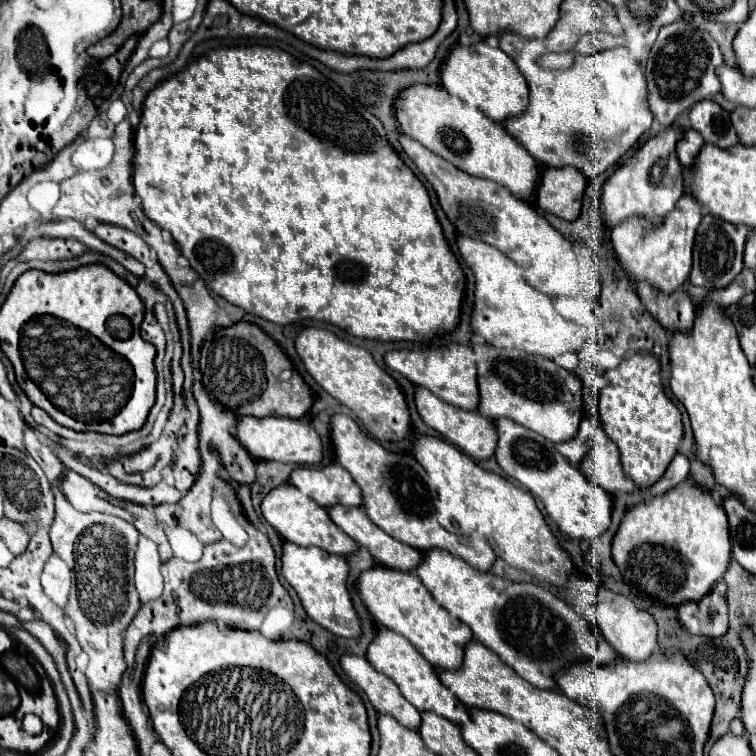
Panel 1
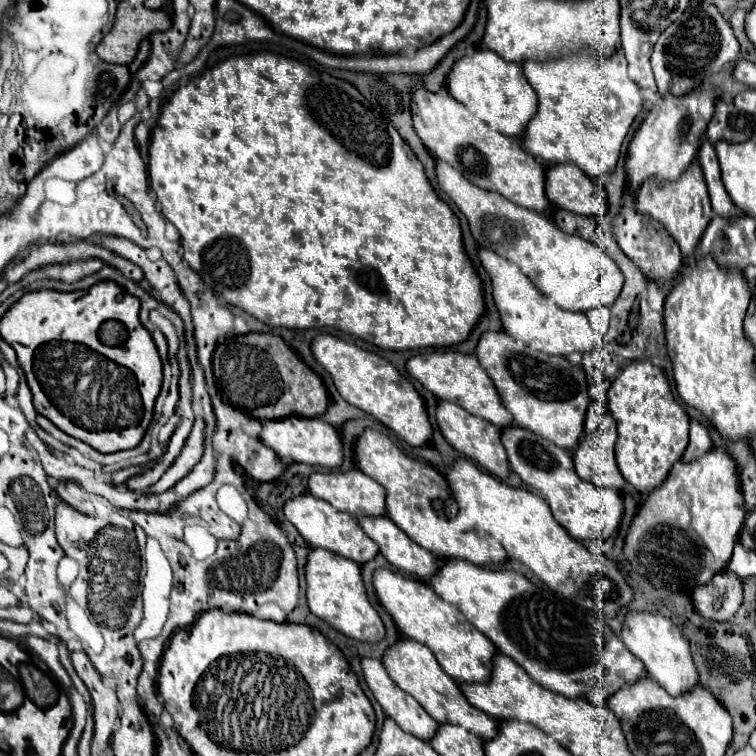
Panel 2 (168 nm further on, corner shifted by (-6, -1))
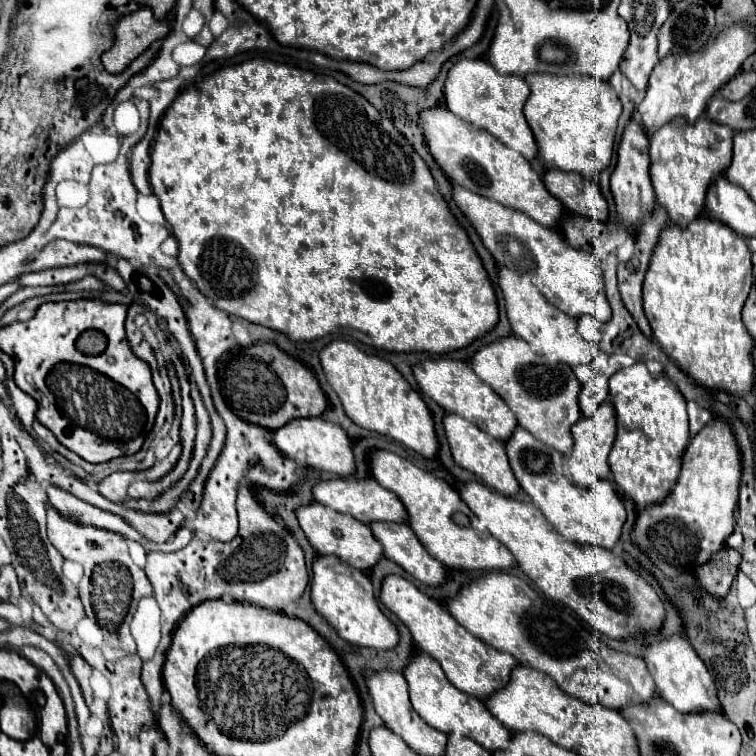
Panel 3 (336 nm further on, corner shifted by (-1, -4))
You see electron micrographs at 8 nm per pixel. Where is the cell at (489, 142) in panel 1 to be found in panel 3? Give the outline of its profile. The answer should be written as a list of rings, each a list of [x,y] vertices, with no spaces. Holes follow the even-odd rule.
[[[433,106],[419,112],[419,128],[431,156],[449,180],[455,180],[463,188],[503,206],[517,208],[547,228],[555,228],[559,224],[563,206],[547,192],[543,180],[533,172],[529,160],[519,152],[507,148],[501,140],[483,128],[461,120],[445,106]]]

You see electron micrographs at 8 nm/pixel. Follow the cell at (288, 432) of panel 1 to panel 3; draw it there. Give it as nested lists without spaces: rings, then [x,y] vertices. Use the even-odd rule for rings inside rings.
[[[297,418],[285,424],[283,428],[273,432],[273,444],[277,446],[283,456],[295,460],[297,454],[305,454],[305,466],[315,468],[315,470],[325,470],[337,476],[351,476],[355,472],[355,462],[353,462],[353,450],[351,450],[351,440],[347,432],[327,420],[321,418]]]

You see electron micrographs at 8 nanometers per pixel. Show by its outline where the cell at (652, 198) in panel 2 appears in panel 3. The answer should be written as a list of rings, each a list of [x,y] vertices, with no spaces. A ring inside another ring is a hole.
[[[701,116],[691,128],[661,128],[651,138],[649,176],[655,200],[663,206],[675,226],[687,228],[703,212],[703,196],[711,176],[715,176],[715,172],[721,174],[731,162],[731,136],[731,128],[707,124],[707,118]]]

